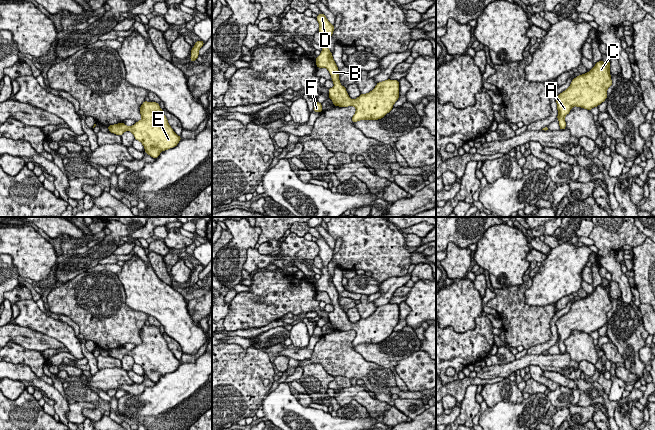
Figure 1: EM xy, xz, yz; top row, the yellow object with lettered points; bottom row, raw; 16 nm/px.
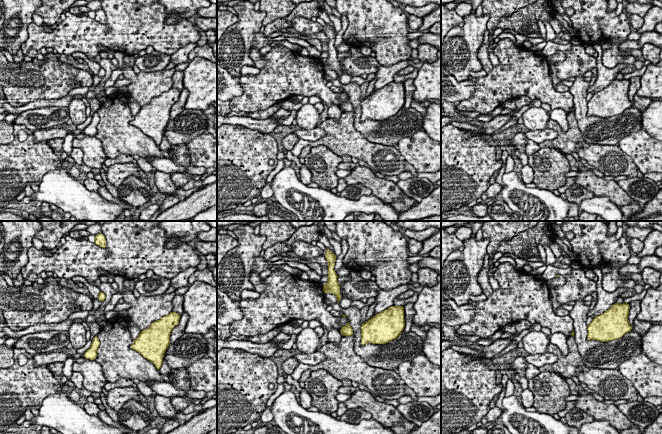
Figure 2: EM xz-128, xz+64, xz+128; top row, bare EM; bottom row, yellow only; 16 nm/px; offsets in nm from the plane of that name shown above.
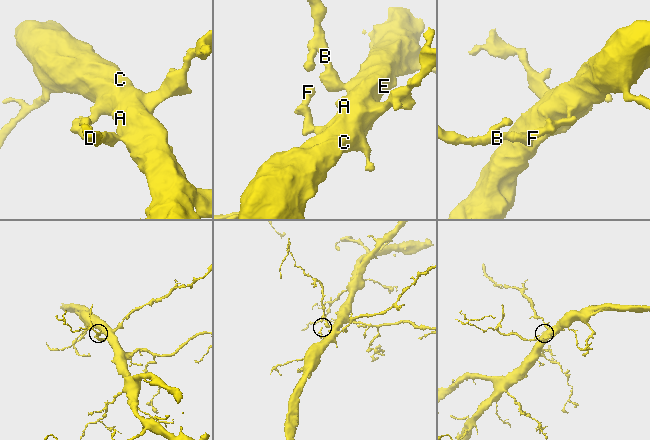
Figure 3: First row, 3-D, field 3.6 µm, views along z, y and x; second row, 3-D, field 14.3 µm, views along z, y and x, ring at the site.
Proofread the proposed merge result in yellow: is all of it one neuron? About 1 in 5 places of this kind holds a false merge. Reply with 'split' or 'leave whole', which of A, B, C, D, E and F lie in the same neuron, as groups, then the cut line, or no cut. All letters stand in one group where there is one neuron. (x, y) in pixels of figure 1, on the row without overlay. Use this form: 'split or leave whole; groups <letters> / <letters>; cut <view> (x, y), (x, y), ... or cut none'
leave whole; groups A B C D E F; cut none

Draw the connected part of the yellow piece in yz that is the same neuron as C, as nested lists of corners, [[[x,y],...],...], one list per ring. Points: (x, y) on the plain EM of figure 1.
[[[599,285],[588,297],[574,302],[567,314],[556,321],[560,354],[566,352],[565,340],[572,331],[591,334],[607,322],[607,313],[612,309],[610,285]]]

